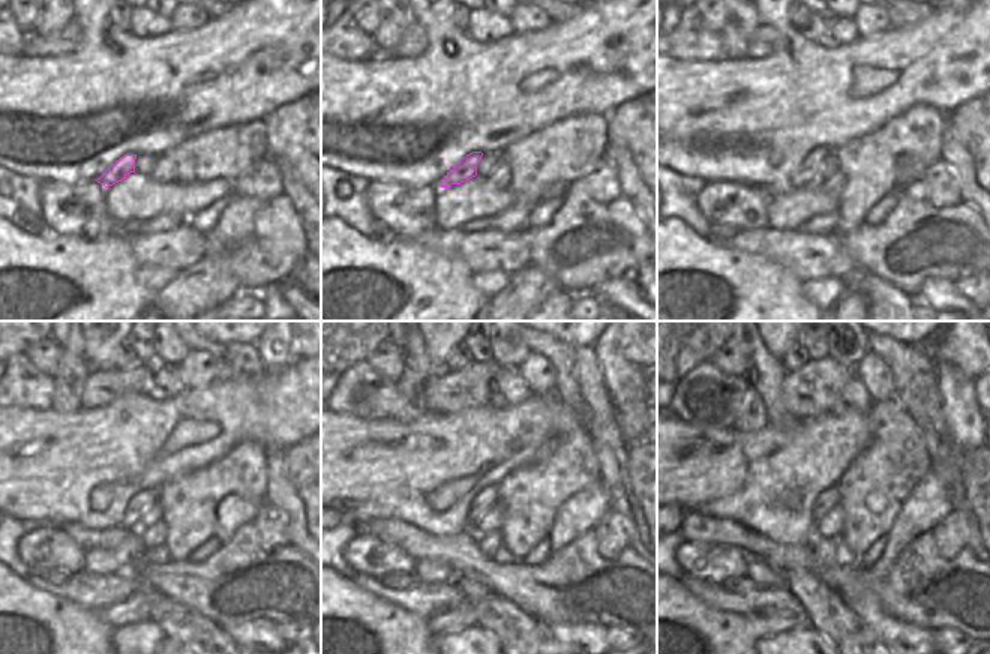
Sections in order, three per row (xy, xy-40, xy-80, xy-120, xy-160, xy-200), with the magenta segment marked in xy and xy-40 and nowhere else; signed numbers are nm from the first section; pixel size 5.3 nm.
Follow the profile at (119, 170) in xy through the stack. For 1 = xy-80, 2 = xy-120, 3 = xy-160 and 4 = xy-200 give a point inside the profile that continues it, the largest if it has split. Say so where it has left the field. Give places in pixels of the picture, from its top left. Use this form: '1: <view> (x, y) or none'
1: xy-80 (803, 176)
2: xy-120 (143, 500)
3: xy-160 (488, 497)
4: xy-200 (830, 497)

